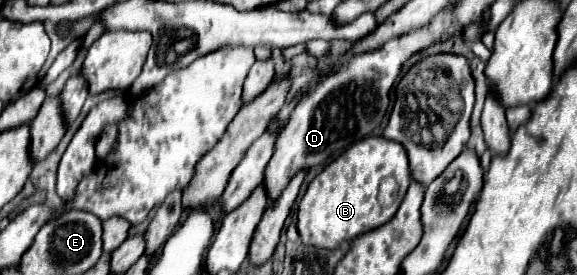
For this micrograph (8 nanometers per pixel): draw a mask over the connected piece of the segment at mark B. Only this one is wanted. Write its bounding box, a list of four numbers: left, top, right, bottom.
[298,136,410,250]

